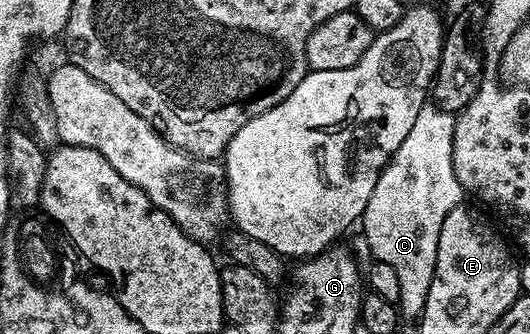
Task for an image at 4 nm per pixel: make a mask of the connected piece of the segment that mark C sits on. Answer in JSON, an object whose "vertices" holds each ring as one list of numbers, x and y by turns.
{"vertices":[[426,105,414,120,414,129,406,133,406,141,398,145,390,162,378,177,374,193,364,210,364,239,379,262,394,268,398,285,402,285,398,310,401,316,423,316,430,293,430,281,436,268,438,233,450,209,461,206,466,192,454,177,452,146,454,145,453,112]]}

